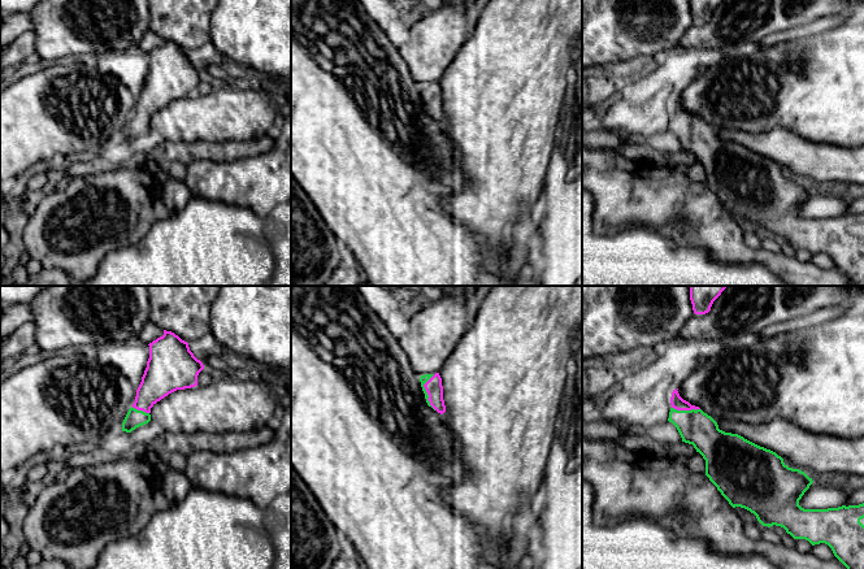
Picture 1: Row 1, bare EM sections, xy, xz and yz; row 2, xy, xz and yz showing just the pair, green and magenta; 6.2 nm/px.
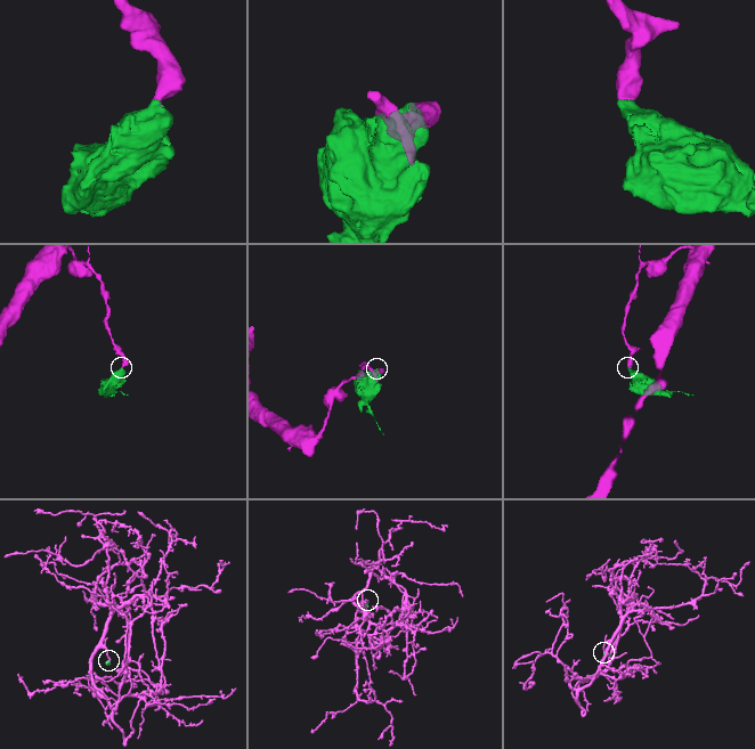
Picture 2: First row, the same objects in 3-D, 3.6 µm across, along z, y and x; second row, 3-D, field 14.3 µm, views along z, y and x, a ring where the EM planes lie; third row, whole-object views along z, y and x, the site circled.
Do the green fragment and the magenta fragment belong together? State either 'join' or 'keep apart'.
join

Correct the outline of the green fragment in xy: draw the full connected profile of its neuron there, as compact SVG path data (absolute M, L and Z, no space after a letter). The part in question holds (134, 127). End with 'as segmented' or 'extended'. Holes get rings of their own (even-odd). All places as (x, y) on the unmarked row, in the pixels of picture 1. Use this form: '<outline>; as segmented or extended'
M164 39L164 44L148 55L147 77L135 110L122 131L122 140L126 142L148 133L151 117L169 103L197 95L197 84L204 78L188 52L172 40Z; extended

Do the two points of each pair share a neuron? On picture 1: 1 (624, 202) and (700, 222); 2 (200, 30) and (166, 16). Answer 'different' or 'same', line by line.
1: same
2: same

